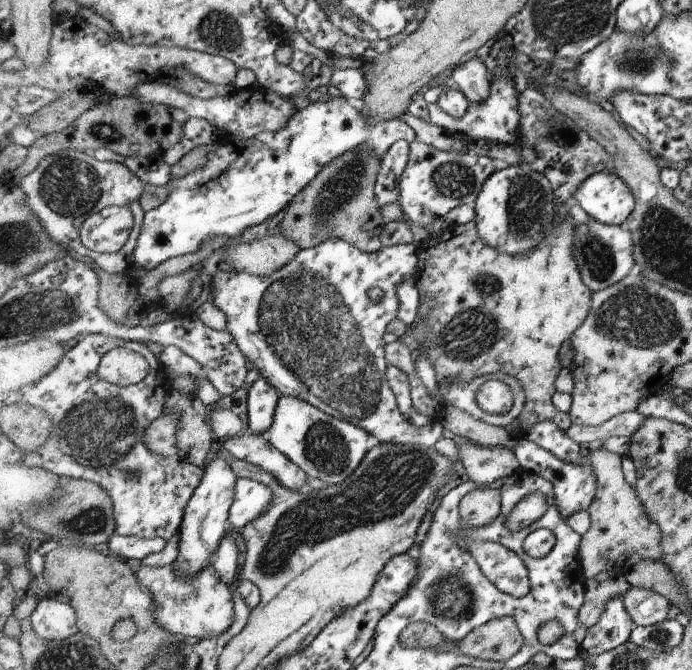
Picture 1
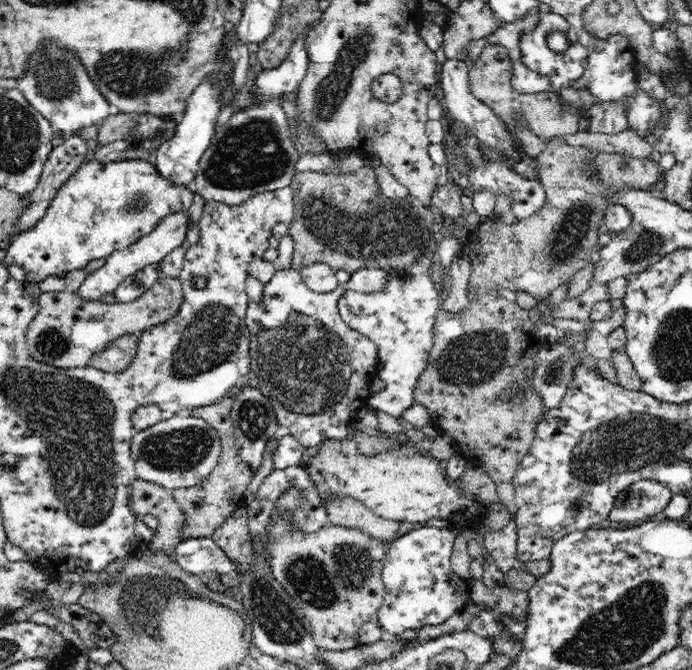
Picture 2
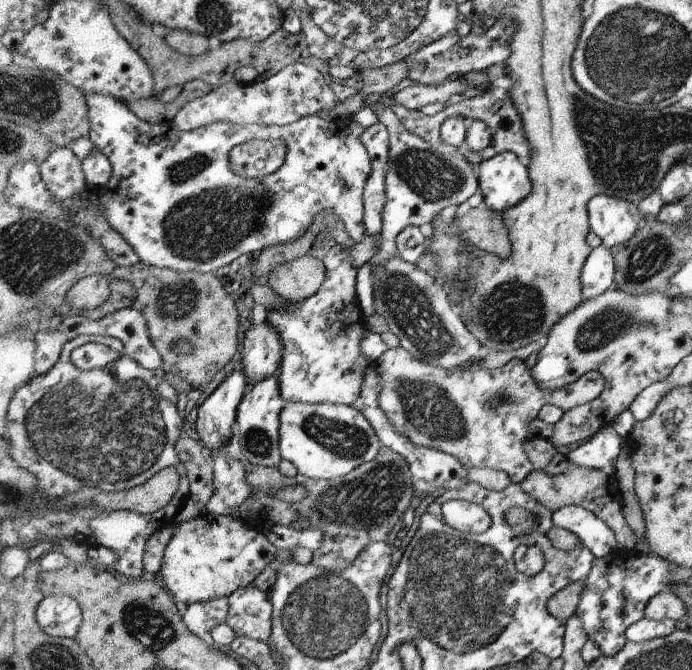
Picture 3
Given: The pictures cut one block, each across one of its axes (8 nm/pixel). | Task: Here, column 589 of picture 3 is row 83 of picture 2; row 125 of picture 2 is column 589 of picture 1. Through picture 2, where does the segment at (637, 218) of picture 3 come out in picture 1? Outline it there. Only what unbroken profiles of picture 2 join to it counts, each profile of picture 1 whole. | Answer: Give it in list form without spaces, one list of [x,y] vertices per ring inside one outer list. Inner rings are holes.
[[[595,173],[573,195],[591,218],[606,225],[621,225],[634,212],[632,191],[614,174]]]

